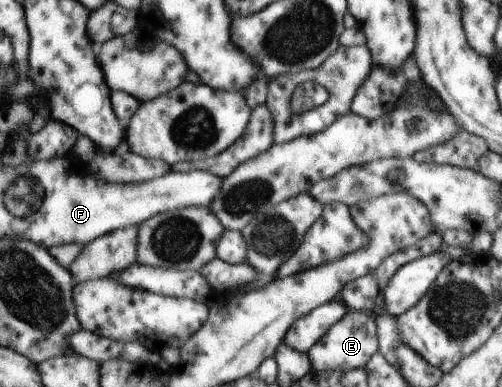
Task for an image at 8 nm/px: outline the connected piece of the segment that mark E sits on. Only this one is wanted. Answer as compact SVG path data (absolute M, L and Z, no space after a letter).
M350 309L307 351L307 354L316 371L346 371L364 368L378 351L379 338L375 315L370 316L366 312Z

